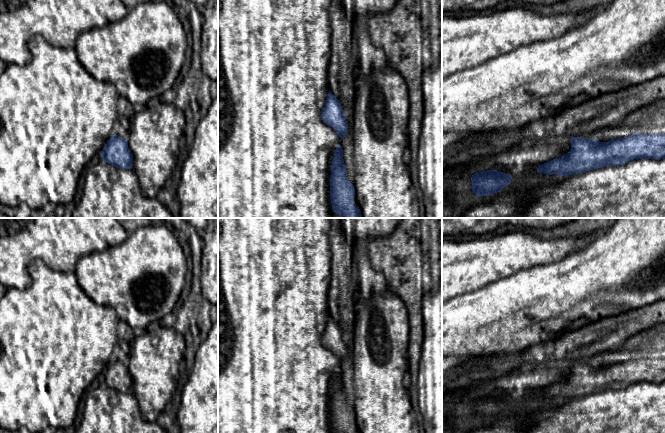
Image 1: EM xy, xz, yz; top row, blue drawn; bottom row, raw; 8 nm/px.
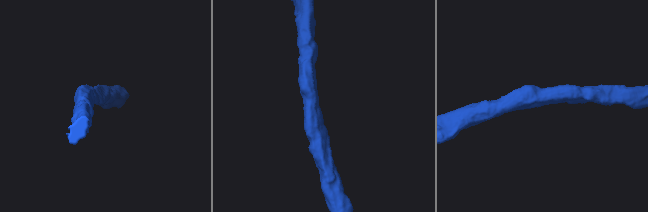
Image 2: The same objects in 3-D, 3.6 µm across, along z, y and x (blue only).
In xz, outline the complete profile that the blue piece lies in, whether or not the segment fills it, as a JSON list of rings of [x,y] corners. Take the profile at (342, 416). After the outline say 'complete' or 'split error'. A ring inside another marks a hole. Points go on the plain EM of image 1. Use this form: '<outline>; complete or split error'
[[[339,368],[332,384],[330,399],[330,424],[332,433],[359,433],[354,430],[355,412],[348,404],[343,383],[343,372]]]; complete

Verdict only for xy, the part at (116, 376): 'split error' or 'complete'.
complete

